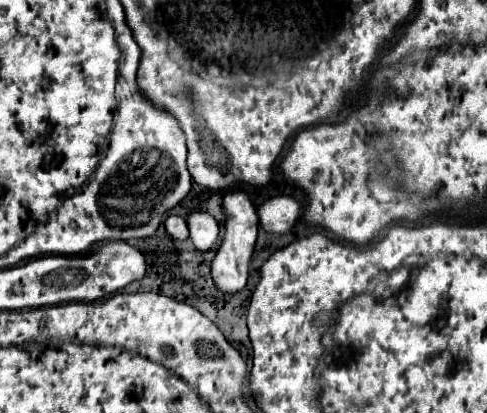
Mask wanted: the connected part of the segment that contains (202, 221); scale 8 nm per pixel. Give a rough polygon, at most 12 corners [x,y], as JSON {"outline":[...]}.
{"outline":[[205,212],[187,218],[191,240],[209,252],[219,238],[217,220]]}

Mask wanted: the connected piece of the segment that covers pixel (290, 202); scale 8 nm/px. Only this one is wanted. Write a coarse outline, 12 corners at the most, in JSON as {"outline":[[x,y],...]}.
{"outline":[[275,196],[257,213],[261,228],[281,236],[301,220],[303,204]]}

